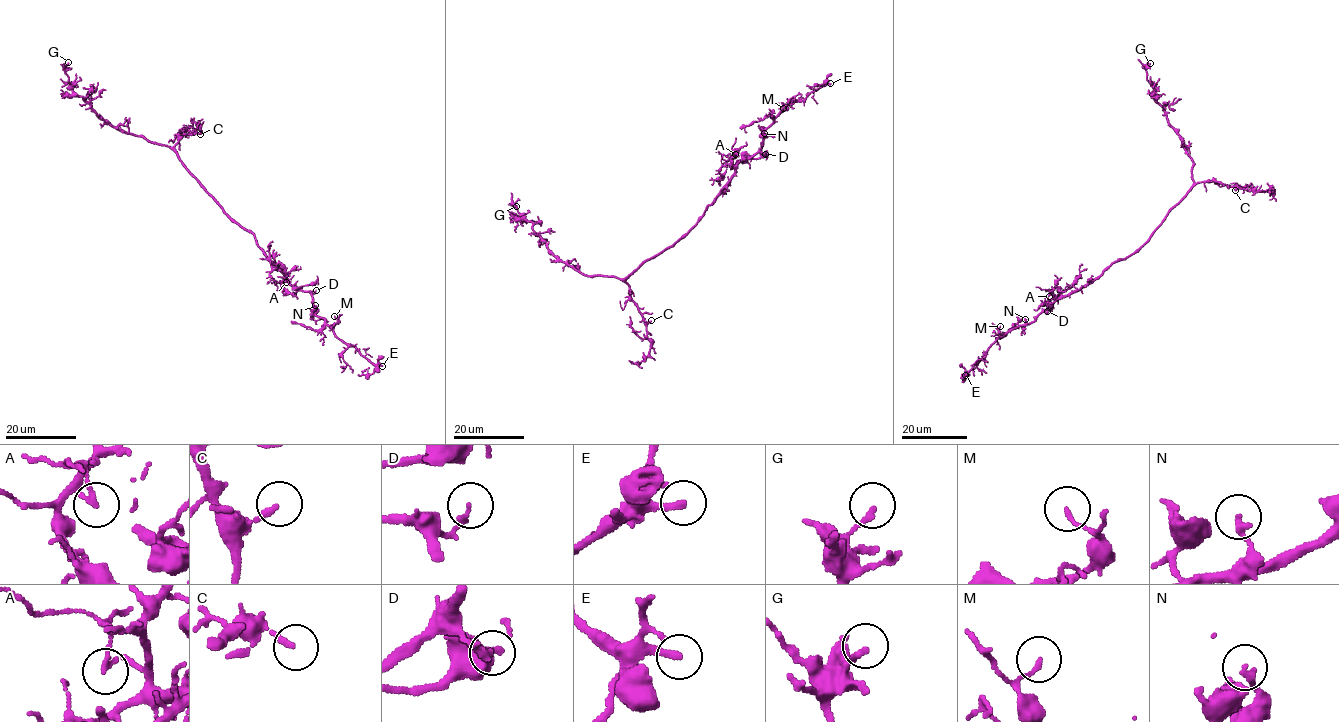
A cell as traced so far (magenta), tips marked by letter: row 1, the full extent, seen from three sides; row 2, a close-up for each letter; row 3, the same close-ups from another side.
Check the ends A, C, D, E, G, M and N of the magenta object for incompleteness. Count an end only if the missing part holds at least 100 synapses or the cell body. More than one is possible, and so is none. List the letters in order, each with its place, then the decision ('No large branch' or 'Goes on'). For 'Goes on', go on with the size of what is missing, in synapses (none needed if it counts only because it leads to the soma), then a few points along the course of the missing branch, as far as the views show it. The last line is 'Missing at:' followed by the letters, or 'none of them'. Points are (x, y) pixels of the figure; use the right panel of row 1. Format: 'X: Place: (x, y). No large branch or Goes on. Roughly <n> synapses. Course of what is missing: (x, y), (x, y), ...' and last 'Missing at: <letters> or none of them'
A: Place: (1049, 296). No large branch
C: Place: (1235, 190). No large branch
D: Place: (1047, 311). No large branch
E: Place: (965, 375). Goes on. Course of what is missing: (965, 375), (950, 386), (939, 384), (928, 399), (920, 403), (897, 387)
G: Place: (1150, 63). No large branch
M: Place: (1000, 326). No large branch
N: Place: (1025, 319). No large branch
Missing at: E

